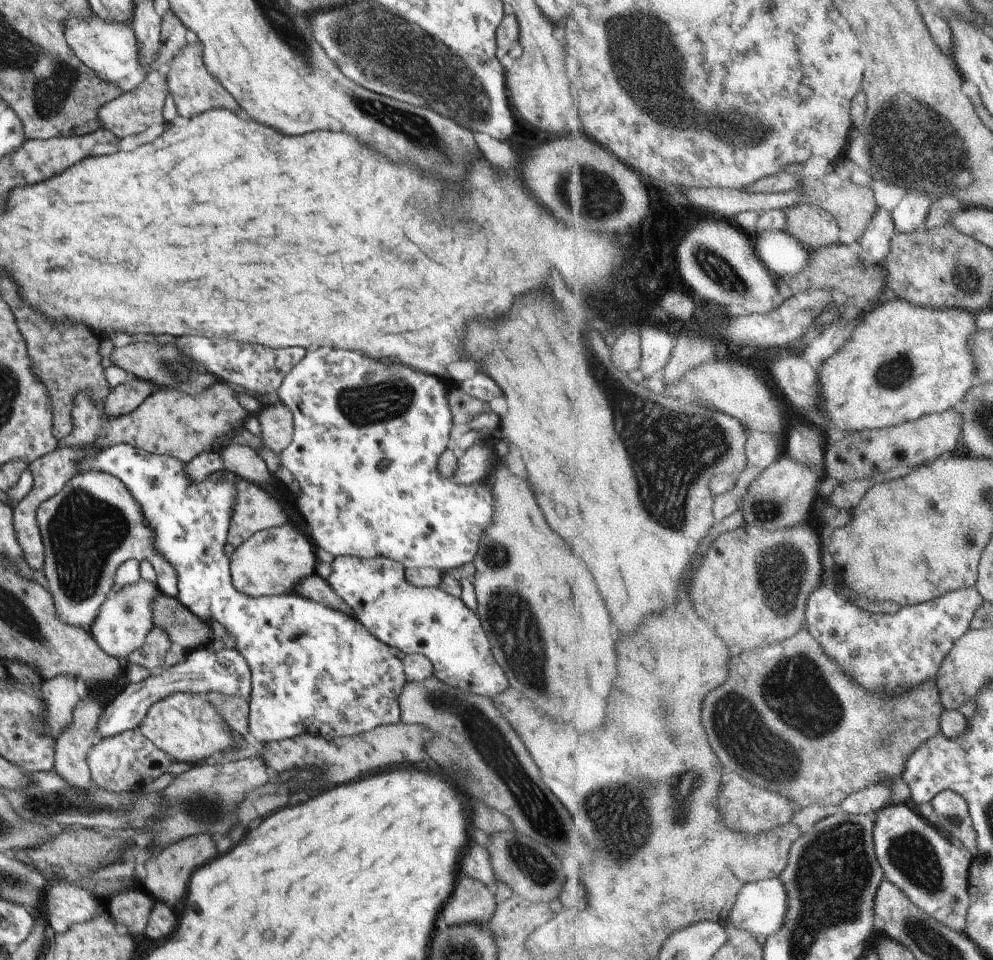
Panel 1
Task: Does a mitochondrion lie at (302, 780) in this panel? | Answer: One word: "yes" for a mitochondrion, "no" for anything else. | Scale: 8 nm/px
yes

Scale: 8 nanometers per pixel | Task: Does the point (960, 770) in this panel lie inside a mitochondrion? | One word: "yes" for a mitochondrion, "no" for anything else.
no

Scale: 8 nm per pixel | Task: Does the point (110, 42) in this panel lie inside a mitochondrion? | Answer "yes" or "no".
no

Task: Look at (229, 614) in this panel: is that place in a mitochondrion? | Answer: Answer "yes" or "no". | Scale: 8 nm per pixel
no

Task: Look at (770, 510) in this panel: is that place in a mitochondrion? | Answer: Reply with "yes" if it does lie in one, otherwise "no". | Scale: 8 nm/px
yes

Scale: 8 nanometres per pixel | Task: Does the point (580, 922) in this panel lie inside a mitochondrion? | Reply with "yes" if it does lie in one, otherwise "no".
no

